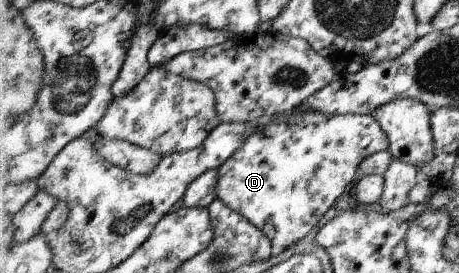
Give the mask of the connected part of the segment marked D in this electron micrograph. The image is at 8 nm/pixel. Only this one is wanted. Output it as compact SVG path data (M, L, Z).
M296 108L289 119L276 117L270 122L269 117L264 117L260 122L263 125L259 126L259 130L248 135L243 147L217 169L217 198L242 213L246 220L268 236L272 254L278 254L313 230L312 226L324 216L324 212L352 180L352 170L356 170L362 158L387 150L387 136L371 115L325 115L310 109L298 111Z

